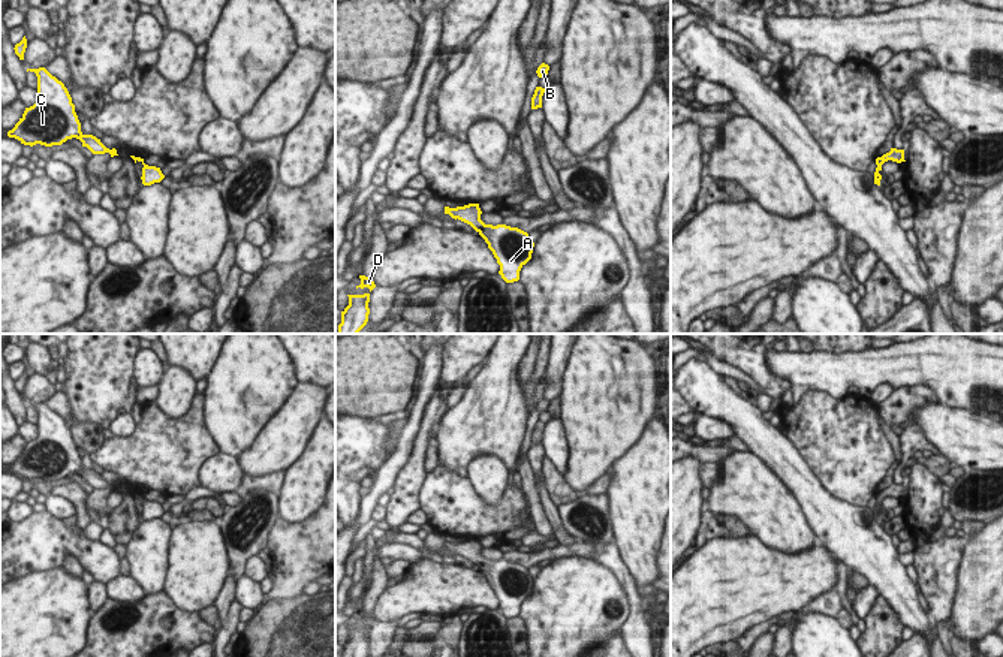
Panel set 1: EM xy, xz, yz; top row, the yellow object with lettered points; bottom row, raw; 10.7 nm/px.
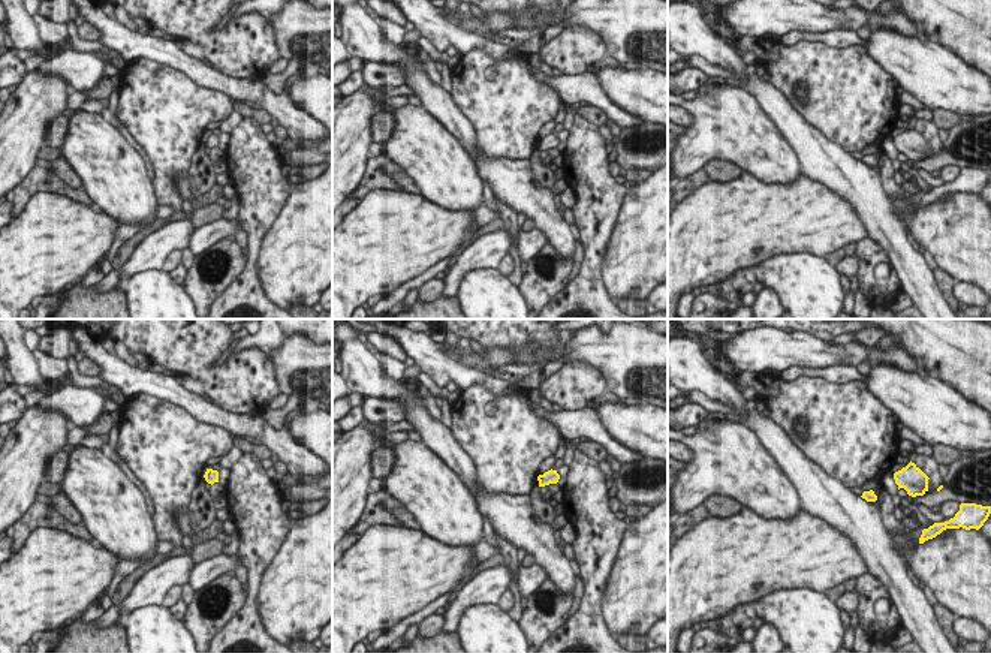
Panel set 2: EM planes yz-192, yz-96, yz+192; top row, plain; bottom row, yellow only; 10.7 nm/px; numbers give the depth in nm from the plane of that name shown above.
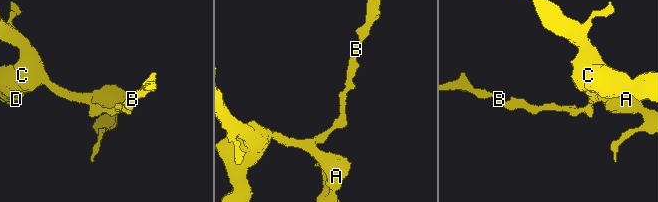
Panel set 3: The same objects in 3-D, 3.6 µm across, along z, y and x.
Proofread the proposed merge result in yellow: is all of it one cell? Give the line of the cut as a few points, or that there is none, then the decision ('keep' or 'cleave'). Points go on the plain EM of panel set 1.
no cut; keep

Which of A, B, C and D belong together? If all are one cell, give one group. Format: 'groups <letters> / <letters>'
groups A B C D

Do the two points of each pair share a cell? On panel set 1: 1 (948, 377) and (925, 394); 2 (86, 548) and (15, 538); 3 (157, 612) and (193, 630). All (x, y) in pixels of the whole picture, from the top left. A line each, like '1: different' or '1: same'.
1: different
2: same
3: same

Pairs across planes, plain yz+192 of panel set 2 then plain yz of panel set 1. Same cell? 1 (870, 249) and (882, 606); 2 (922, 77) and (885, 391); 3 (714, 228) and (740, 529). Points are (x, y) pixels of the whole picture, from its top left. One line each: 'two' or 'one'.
1: one
2: two
3: two

